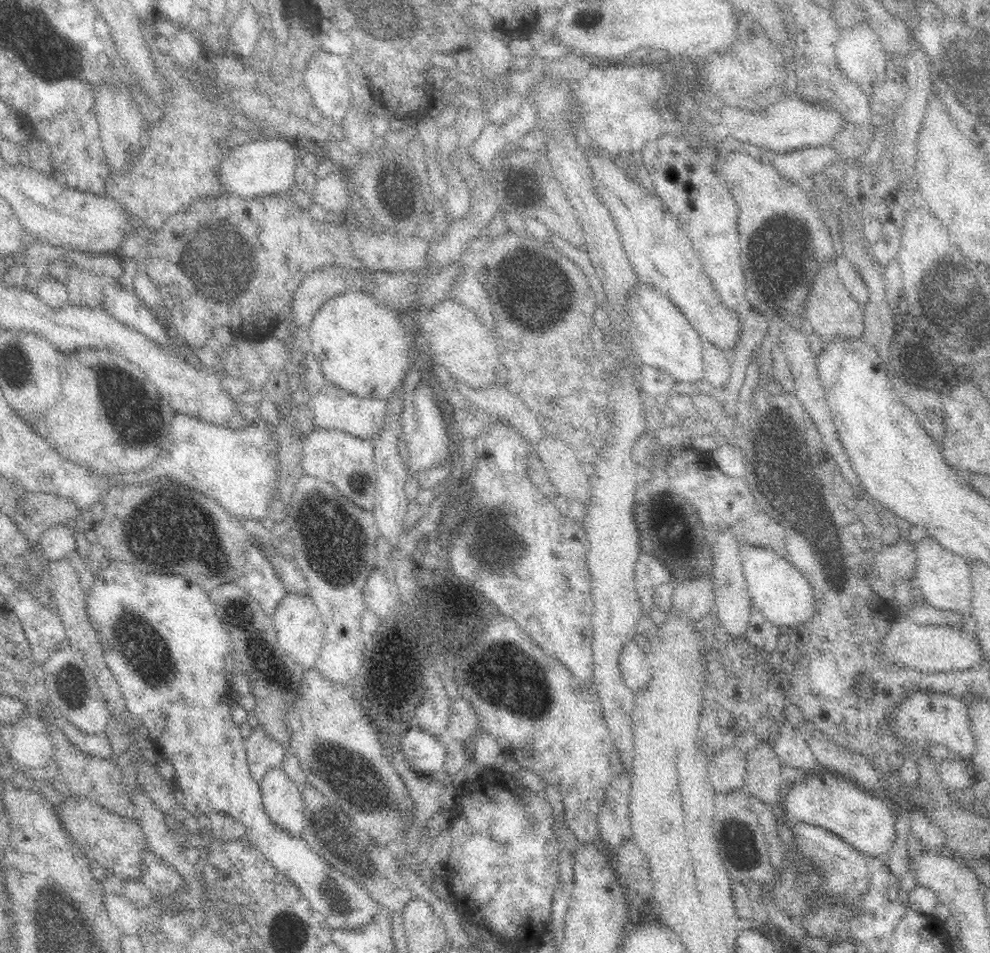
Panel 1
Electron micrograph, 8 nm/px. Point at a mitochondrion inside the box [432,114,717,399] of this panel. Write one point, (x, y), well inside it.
(553, 304)

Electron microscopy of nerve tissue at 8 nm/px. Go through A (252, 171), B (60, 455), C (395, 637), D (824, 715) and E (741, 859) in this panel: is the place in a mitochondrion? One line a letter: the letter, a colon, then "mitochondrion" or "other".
A: other
B: other
C: other
D: other
E: other

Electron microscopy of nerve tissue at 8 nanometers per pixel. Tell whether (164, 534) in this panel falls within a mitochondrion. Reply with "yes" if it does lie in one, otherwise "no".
yes

